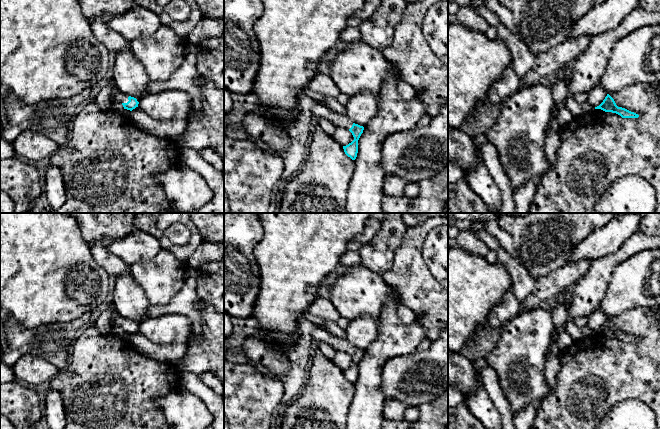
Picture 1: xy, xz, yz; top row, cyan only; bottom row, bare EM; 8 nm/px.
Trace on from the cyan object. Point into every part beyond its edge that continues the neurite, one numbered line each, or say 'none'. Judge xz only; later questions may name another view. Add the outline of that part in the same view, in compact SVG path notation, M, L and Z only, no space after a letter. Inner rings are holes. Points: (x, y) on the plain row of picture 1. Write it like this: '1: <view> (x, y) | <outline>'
1: xz (340, 344) | M319 327L314 329L312 337L315 341L328 343L337 351L343 351L349 354L353 349L353 346L345 338L338 337Z

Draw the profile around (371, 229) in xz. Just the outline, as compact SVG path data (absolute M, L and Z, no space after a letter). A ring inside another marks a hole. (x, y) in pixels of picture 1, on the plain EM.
M372 213L372 215L367 219L365 229L361 234L353 237L347 243L347 250L349 251L359 251L364 245L369 243L373 237L379 231L379 224L386 216L387 213Z

